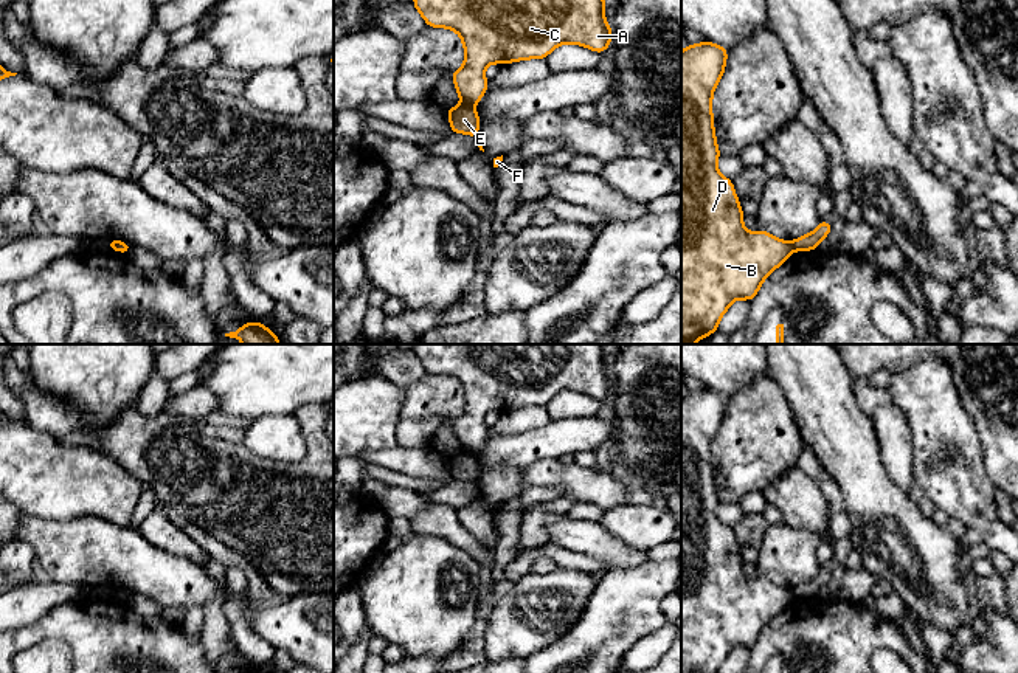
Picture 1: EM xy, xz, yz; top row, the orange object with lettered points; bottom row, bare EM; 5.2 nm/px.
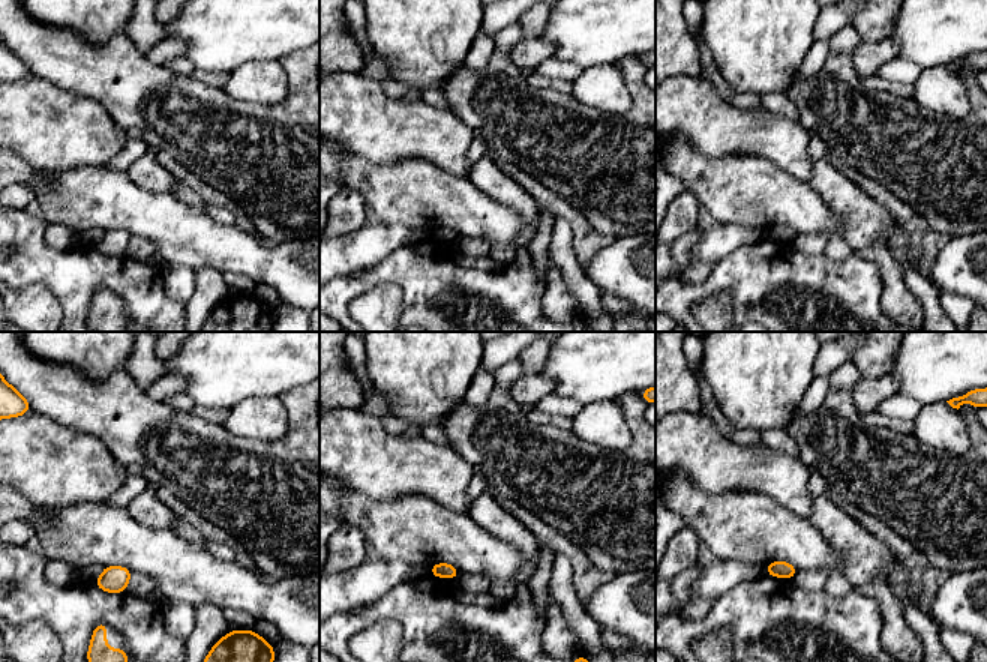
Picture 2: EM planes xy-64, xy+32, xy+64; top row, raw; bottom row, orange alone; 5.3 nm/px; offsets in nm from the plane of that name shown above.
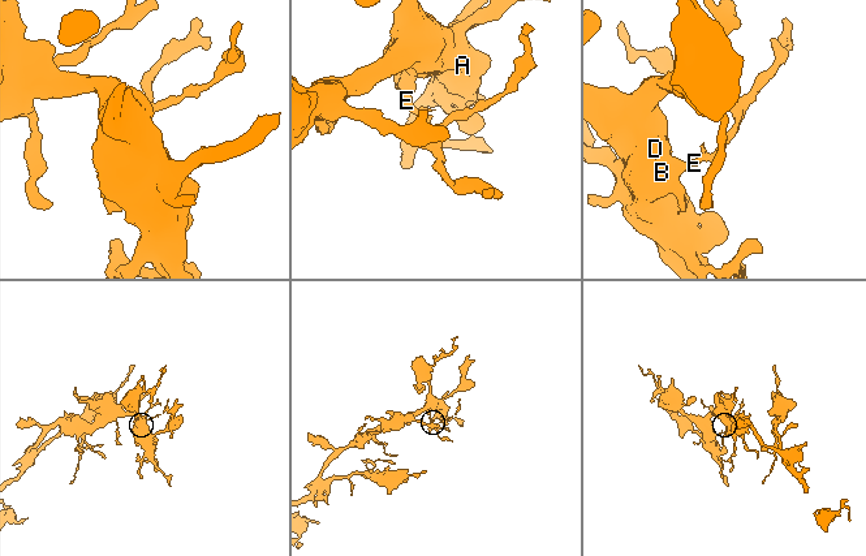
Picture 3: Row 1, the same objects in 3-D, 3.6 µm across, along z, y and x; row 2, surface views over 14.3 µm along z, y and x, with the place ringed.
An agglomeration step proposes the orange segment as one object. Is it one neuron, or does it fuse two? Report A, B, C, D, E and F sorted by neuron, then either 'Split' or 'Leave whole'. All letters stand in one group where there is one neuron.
Groups: A B C D / E F. Split

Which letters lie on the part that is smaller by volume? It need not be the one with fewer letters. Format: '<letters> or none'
E, F

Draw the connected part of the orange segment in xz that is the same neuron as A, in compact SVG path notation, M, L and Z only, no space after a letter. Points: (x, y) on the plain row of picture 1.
M414 344L411 349L427 374L448 375L461 383L466 399L464 411L450 420L462 451L476 453L489 434L484 417L489 411L511 411L528 406L546 406L562 391L576 391L602 402L613 383L605 368L604 344Z

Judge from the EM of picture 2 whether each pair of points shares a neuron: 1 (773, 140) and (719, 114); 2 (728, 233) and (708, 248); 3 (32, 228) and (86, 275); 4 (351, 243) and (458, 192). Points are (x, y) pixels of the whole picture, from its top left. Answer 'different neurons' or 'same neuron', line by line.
1: same neuron
2: same neuron
3: same neuron
4: different neurons

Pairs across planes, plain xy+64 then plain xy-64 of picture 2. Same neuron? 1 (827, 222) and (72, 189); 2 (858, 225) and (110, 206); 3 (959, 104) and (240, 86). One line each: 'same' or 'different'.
1: same
2: different
3: same

